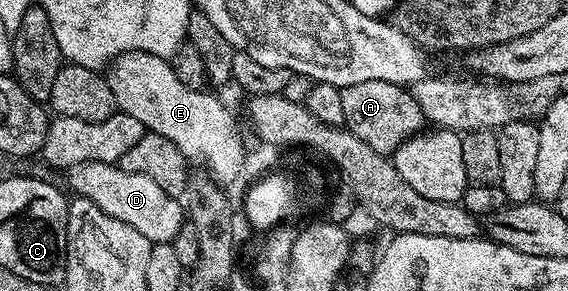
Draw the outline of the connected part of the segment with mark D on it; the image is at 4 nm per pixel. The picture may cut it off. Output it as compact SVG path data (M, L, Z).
M87 161L70 170L72 194L89 199L101 207L113 219L137 227L145 239L152 243L170 243L175 240L177 231L185 223L185 205L178 197L171 197L149 175L120 169L118 164L106 165L100 161Z

